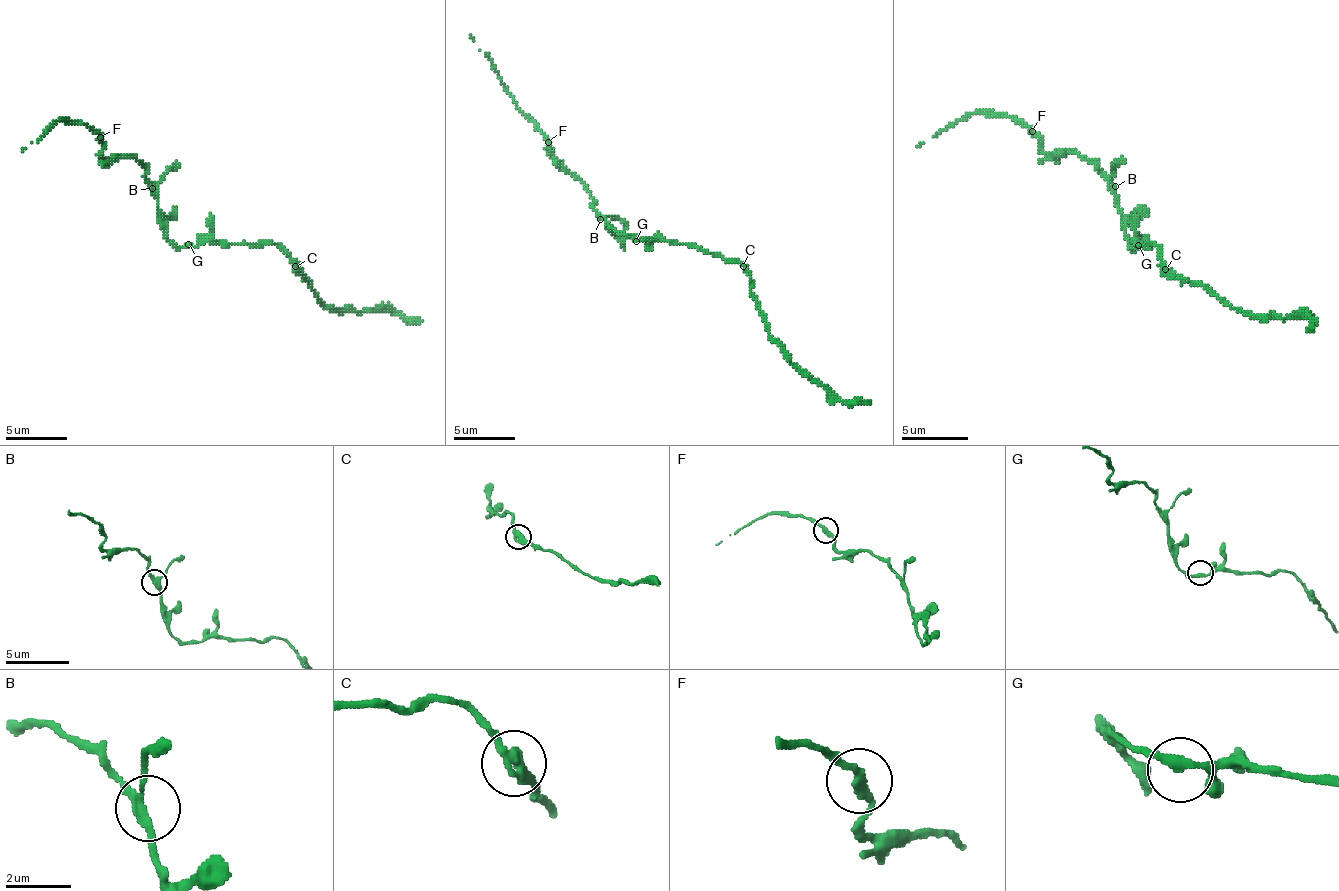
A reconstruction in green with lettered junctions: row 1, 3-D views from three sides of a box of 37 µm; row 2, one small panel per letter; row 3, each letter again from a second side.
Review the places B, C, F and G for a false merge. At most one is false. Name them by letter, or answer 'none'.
none

